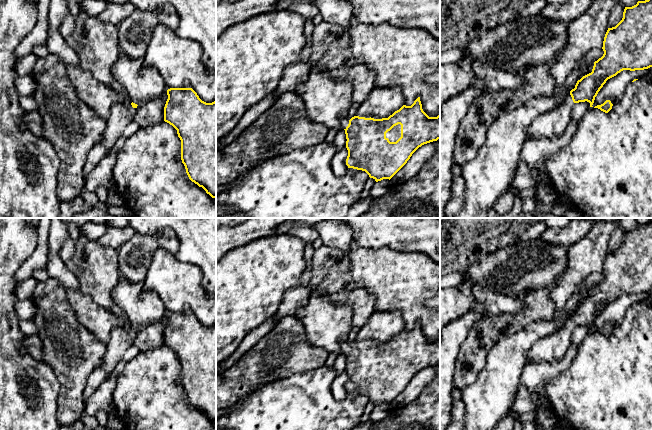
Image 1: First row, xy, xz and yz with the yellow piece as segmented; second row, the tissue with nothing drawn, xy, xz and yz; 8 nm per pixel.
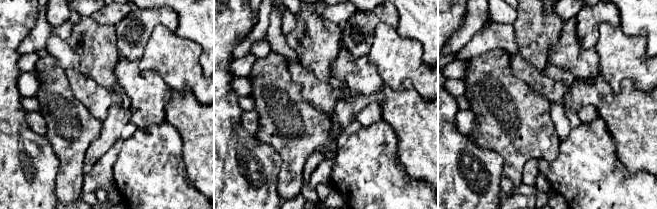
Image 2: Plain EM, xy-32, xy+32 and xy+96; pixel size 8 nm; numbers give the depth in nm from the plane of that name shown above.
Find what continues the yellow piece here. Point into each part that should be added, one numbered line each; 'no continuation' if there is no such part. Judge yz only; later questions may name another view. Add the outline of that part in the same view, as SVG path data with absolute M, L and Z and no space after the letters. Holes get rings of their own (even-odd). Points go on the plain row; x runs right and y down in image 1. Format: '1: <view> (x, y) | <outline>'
1: yz (550, 349) | M566 317L562 327L545 338L540 339L527 354L533 364L545 361L549 364L559 362L571 344L574 326L570 317Z

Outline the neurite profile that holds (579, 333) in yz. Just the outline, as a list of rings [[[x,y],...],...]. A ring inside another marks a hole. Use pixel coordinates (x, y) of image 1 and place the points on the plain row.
[[[587,325],[575,327],[571,336],[571,343],[578,347],[588,332],[590,332],[590,327]]]

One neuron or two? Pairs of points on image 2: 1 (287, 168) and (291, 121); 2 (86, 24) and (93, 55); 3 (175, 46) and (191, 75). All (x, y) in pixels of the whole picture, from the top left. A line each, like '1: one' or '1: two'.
1: one
2: one
3: one

